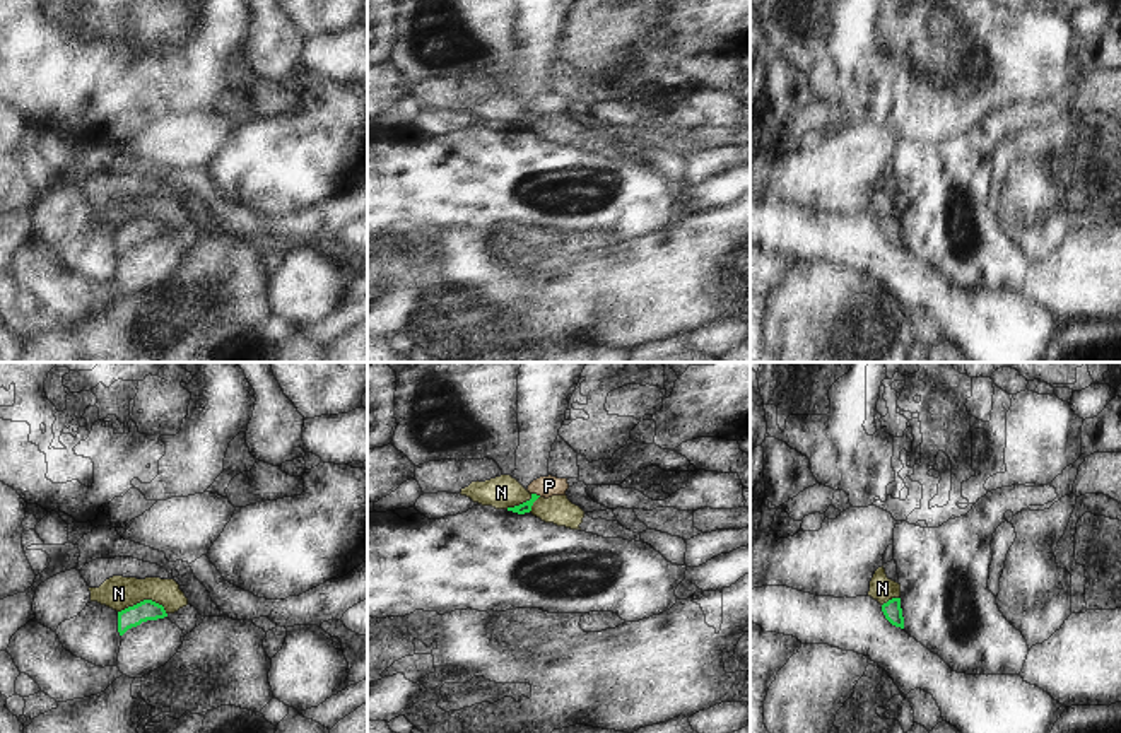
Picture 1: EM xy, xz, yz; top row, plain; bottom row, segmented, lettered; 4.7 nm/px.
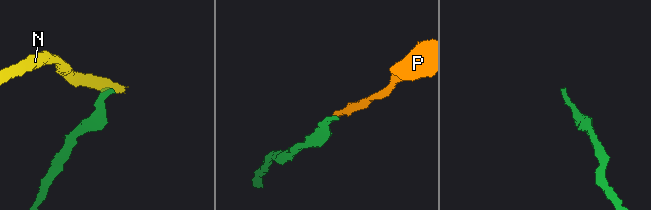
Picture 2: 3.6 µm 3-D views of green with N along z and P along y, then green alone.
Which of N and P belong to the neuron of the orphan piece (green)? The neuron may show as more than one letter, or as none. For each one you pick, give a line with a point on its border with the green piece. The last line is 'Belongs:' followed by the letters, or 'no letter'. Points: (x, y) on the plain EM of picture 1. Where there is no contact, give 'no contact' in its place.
P: xz (535, 111)
Belongs: P

